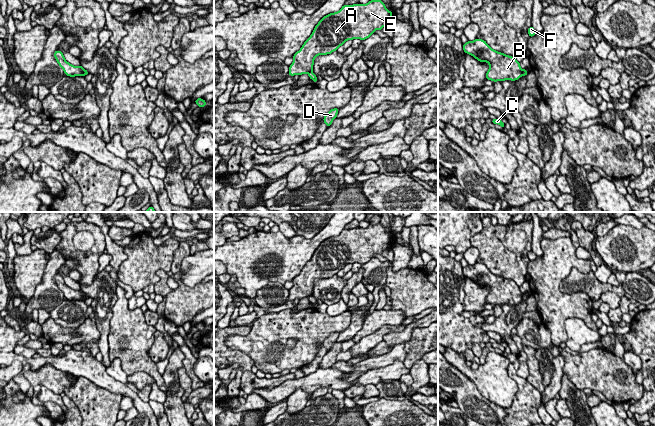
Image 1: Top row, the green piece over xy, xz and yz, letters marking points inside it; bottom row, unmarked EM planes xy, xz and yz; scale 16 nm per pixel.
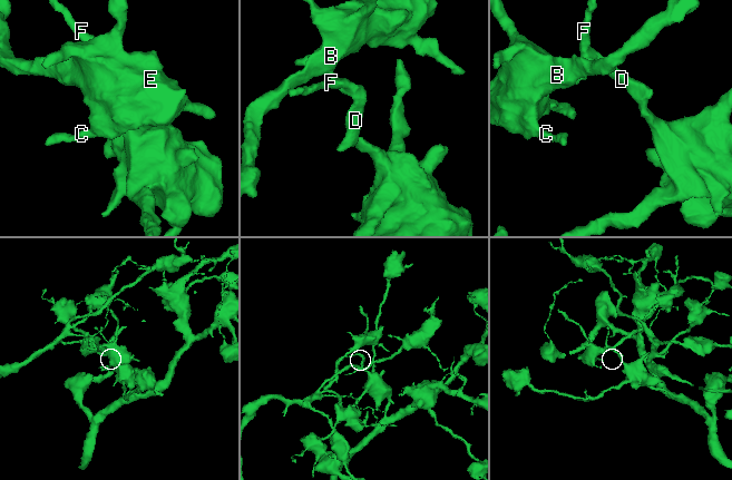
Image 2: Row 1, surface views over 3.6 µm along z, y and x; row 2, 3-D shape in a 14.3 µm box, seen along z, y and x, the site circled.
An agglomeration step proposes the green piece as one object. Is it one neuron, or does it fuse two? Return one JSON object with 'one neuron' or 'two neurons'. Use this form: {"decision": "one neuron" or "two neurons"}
{"decision": "two neurons"}

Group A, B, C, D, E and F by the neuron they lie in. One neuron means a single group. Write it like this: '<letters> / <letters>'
A B C E / D F

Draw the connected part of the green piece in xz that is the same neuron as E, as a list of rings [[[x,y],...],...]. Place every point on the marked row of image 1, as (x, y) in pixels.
[[[370,0],[367,4],[343,5],[338,12],[330,13],[318,22],[311,36],[307,38],[301,49],[293,55],[293,63],[289,66],[288,74],[294,76],[312,72],[316,56],[331,54],[347,40],[355,38],[361,41],[365,40],[375,30],[382,31],[384,26],[392,24],[393,20],[392,11],[387,10],[381,0]]]

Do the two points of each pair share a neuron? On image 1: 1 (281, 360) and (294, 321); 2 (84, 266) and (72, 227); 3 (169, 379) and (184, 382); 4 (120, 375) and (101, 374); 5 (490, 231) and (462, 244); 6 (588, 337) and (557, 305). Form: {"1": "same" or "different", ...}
{"1": "same", "2": "same", "3": "different", "4": "different", "5": "different", "6": "different"}

